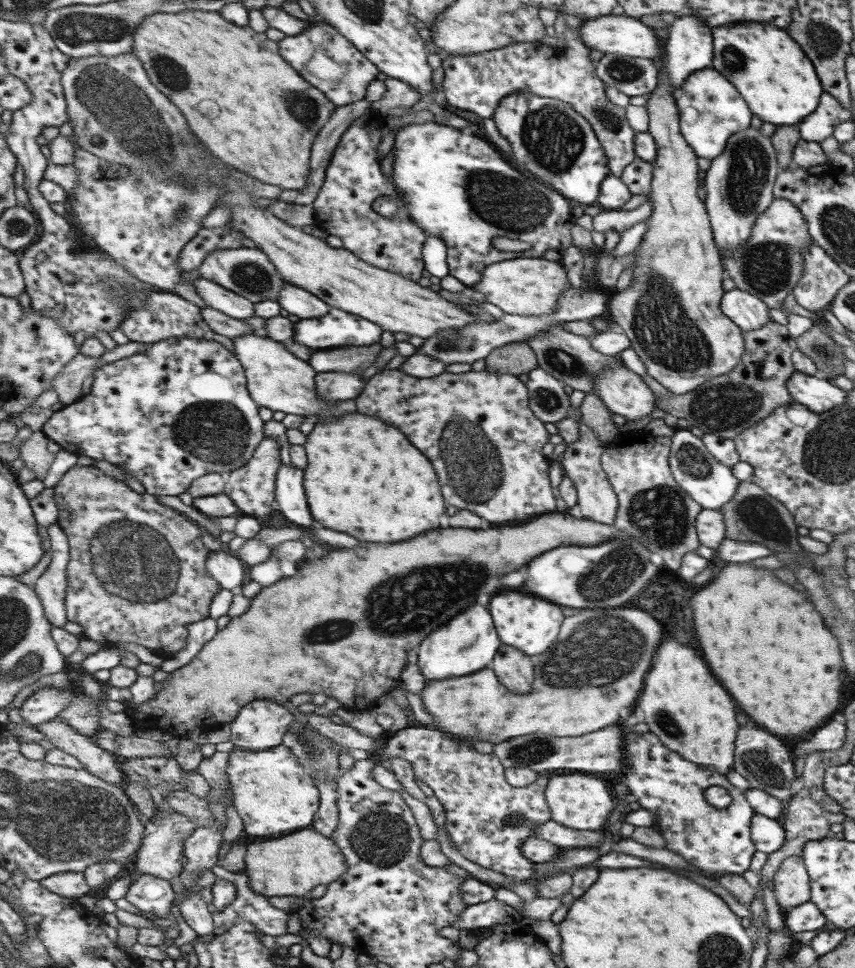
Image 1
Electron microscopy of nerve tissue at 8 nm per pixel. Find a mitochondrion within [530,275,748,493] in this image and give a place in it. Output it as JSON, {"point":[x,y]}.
{"point":[558,359]}

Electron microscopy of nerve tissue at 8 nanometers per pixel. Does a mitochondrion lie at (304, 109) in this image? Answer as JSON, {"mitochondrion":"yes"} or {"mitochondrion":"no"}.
{"mitochondrion":"yes"}

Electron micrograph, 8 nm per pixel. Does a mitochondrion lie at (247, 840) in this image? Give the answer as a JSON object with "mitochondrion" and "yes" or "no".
{"mitochondrion":"no"}

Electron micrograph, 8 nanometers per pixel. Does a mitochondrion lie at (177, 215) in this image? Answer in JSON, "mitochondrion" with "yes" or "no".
{"mitochondrion":"yes"}

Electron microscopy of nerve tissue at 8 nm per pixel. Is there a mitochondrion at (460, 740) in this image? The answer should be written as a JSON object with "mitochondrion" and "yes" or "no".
{"mitochondrion":"no"}

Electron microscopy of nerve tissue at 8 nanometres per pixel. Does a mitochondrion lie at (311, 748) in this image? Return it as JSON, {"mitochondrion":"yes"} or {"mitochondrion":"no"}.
{"mitochondrion":"yes"}

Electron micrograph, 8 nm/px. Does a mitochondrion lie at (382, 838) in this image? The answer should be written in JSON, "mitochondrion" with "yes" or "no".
{"mitochondrion":"yes"}

